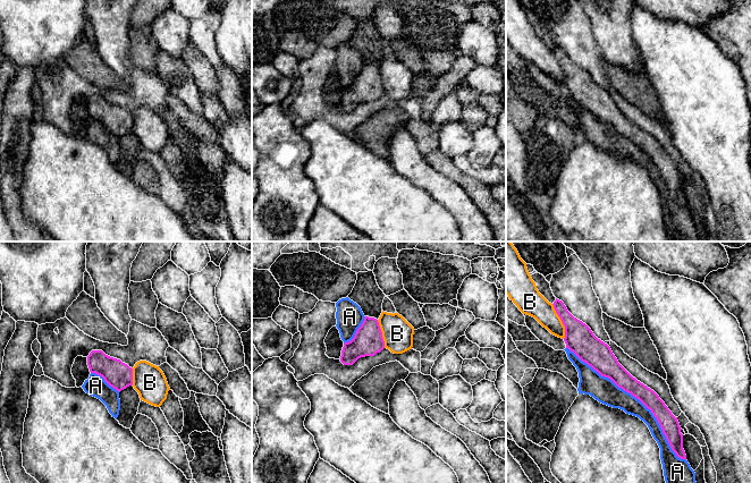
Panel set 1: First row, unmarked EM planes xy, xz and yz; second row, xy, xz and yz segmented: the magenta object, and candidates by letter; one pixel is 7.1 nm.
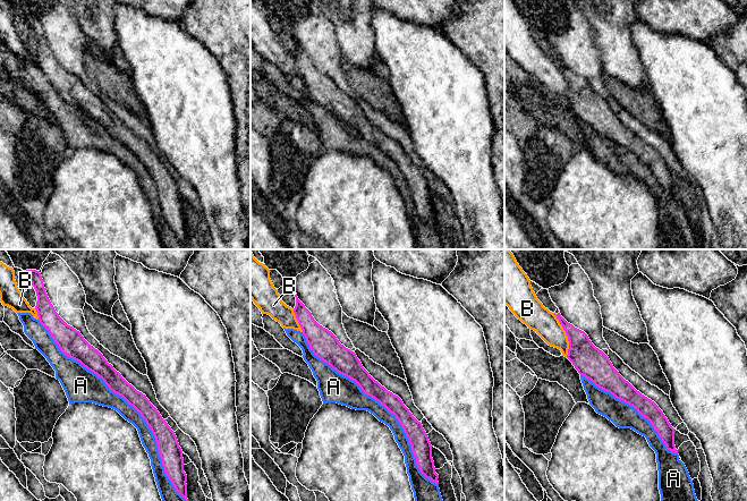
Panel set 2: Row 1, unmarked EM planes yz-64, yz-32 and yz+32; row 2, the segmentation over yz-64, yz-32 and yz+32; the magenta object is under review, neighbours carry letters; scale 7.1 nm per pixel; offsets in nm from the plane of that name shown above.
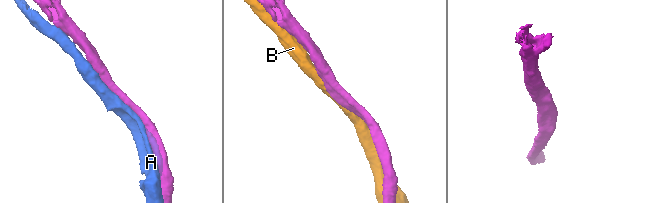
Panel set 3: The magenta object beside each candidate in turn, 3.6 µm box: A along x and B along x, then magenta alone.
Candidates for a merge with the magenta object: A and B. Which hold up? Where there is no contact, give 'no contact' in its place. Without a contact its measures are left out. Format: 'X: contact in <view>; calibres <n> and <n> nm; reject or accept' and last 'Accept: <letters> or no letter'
A: contact in yz; calibres 140 and 180 nm; reject
B: contact in yz; calibres 200 and 180 nm; reject
Accept: no letter

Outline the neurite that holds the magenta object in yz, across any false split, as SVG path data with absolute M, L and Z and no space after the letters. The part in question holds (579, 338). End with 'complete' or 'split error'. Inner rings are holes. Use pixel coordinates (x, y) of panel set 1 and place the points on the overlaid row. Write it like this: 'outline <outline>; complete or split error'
outline M556 298L552 305L565 327L564 341L566 348L601 376L610 379L618 388L631 393L650 409L658 421L672 450L678 458L686 460L683 449L682 429L677 417L672 414L659 396L633 378L618 363L610 347L598 339L585 323L574 317L562 300Z; complete

